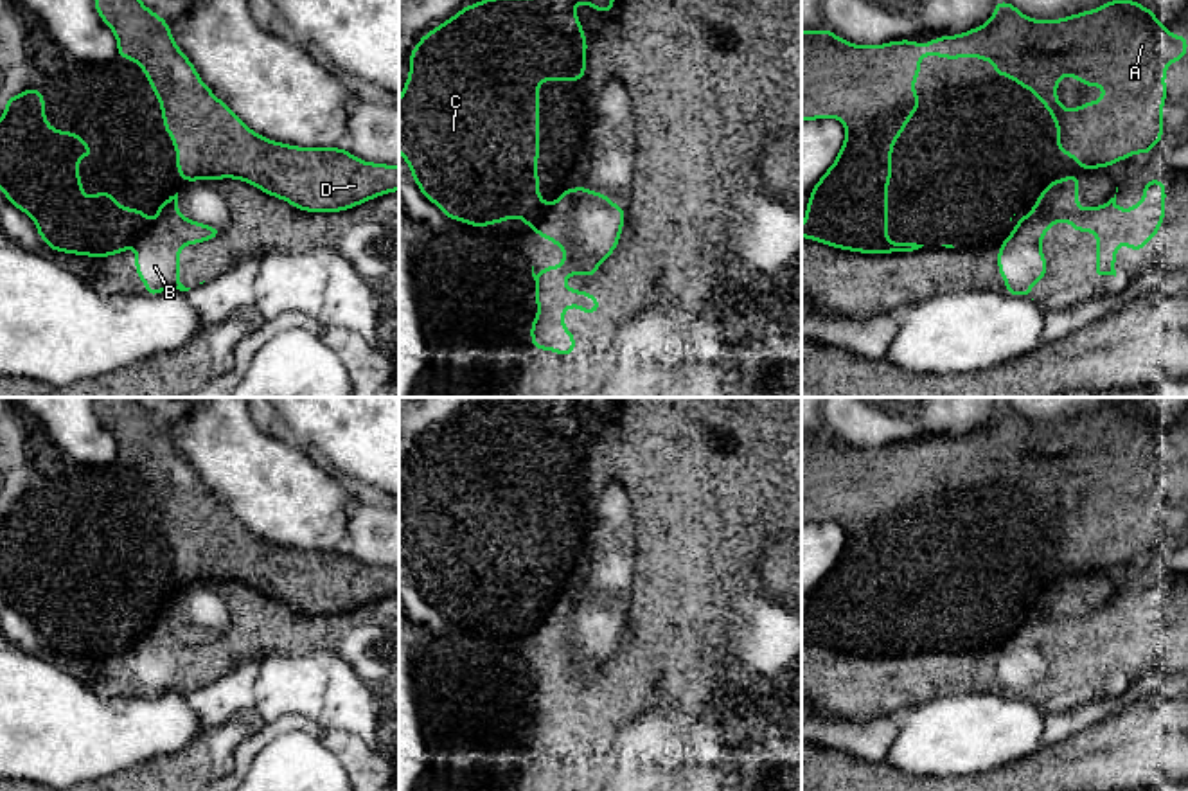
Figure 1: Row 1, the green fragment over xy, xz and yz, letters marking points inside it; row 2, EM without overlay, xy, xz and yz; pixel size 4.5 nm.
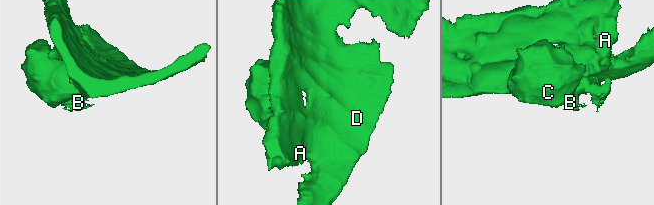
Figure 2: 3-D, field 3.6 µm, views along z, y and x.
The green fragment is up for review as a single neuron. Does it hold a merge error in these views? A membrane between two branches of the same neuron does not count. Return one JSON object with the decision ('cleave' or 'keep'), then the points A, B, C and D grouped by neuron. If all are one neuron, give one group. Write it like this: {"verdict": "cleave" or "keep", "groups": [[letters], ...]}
{"verdict": "cleave", "groups": [["A", "C", "D"], ["B"]]}

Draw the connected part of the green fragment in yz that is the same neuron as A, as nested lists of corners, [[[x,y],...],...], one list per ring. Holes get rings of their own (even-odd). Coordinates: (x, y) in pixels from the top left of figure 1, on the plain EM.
[[[1130,401],[1109,403],[1104,408],[1060,422],[1035,422],[1012,404],[997,403],[990,422],[962,437],[935,439],[929,446],[913,442],[882,448],[856,448],[825,433],[802,433],[802,523],[839,521],[845,545],[825,577],[811,593],[802,640],[857,656],[900,656],[924,647],[891,645],[888,642],[888,588],[891,584],[893,547],[913,516],[920,511],[913,485],[920,480],[920,462],[938,458],[990,462],[994,480],[1008,478],[1030,493],[1051,516],[1059,554],[1084,573],[1111,570],[1130,557],[1148,557],[1163,541],[1163,509],[1168,498],[1165,480],[1168,466],[1181,466],[1188,439],[1172,439],[1159,426],[1156,413]],[[1062,478],[1104,491],[1104,500],[1073,512],[1057,500]]]

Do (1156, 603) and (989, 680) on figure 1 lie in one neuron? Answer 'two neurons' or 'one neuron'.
one neuron

